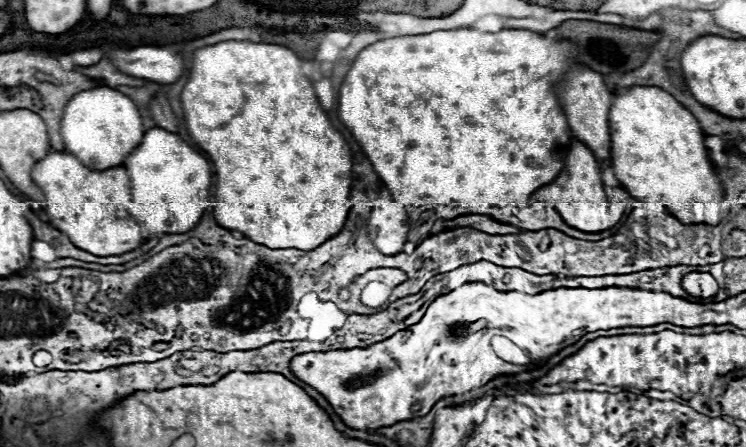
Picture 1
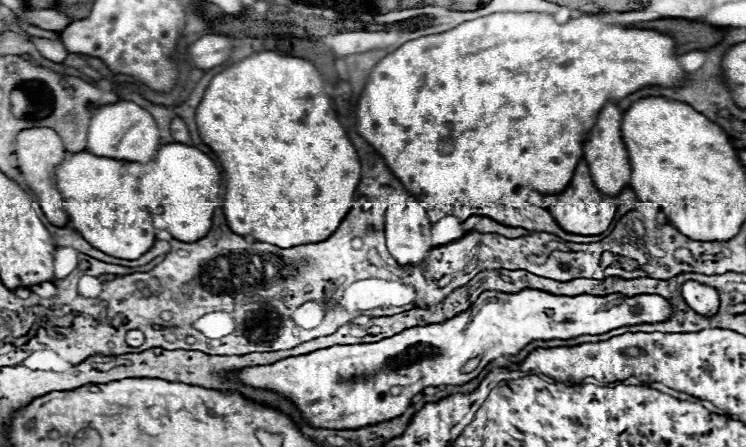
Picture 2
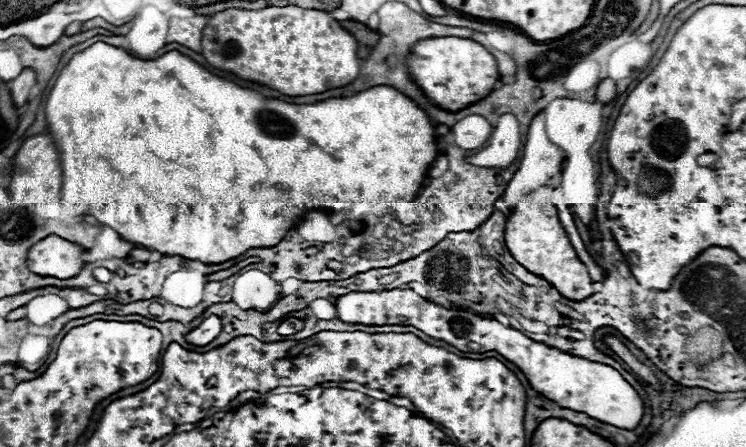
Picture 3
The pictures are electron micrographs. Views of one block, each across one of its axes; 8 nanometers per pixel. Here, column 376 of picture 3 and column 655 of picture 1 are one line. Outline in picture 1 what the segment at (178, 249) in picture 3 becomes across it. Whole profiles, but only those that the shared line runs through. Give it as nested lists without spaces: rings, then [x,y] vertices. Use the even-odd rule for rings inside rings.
[[[630,86],[626,94],[616,96],[610,106],[610,130],[610,166],[632,198],[660,200],[672,210],[672,216],[684,224],[718,224],[728,214],[716,168],[710,164],[704,146],[706,136],[700,132],[696,118],[668,92],[658,86]]]

